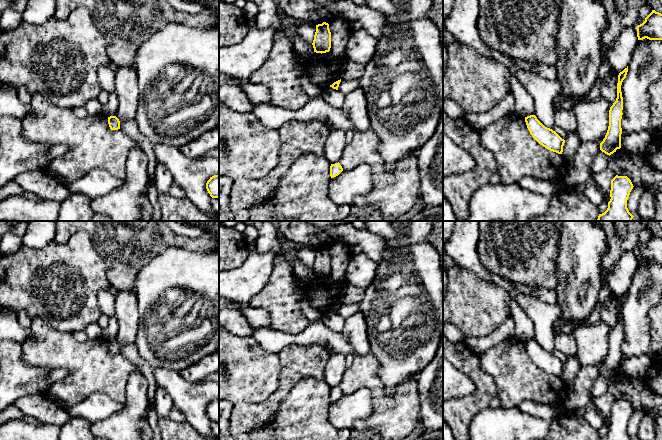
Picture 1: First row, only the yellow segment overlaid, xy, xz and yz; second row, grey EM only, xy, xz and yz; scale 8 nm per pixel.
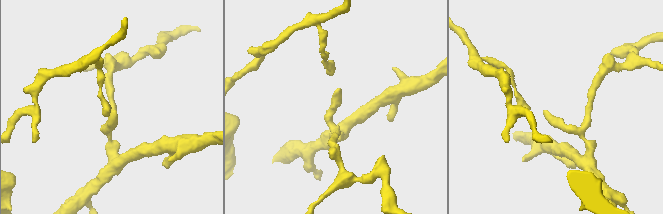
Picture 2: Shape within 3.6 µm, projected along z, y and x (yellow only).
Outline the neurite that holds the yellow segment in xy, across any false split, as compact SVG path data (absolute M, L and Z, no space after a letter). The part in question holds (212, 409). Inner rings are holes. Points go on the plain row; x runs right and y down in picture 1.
M219 398L210 401L206 407L206 413L212 422L219 423Z

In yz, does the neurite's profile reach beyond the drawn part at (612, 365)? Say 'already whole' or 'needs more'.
already whole

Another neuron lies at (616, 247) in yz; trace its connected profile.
M612 221L592 222L599 224L599 226L604 230L608 241L608 251L603 260L605 273L608 273L615 268L615 264L620 260L625 252L638 249L640 233L648 228L649 224L649 221L626 221L627 236L620 240L617 237Z

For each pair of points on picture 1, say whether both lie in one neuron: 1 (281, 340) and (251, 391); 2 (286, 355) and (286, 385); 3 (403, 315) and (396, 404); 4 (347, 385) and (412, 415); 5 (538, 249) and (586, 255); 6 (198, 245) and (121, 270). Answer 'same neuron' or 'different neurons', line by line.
1: different neurons
2: same neuron
3: different neurons
4: same neuron
5: different neurons
6: same neuron

